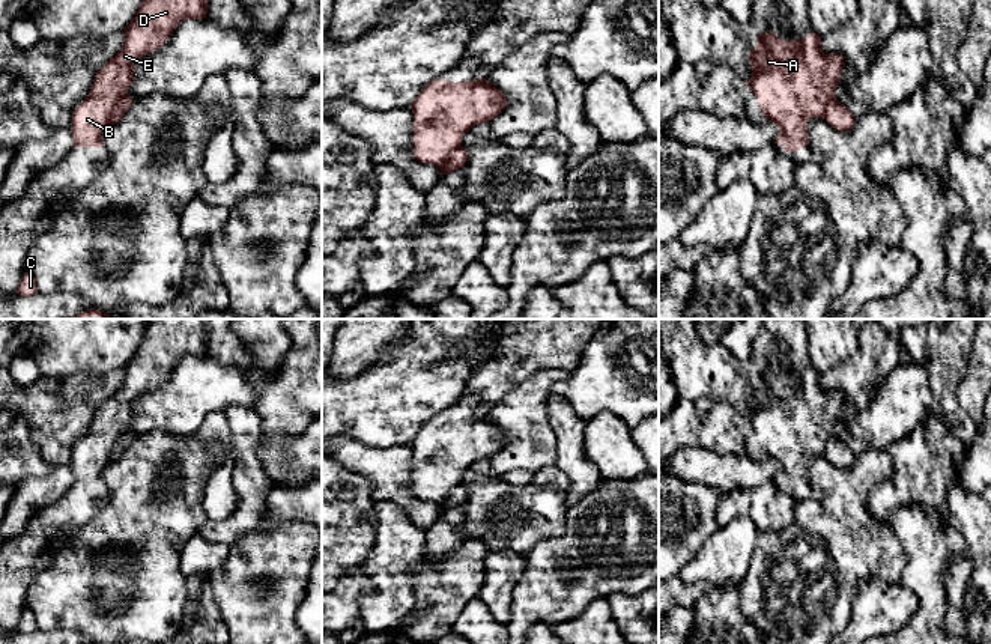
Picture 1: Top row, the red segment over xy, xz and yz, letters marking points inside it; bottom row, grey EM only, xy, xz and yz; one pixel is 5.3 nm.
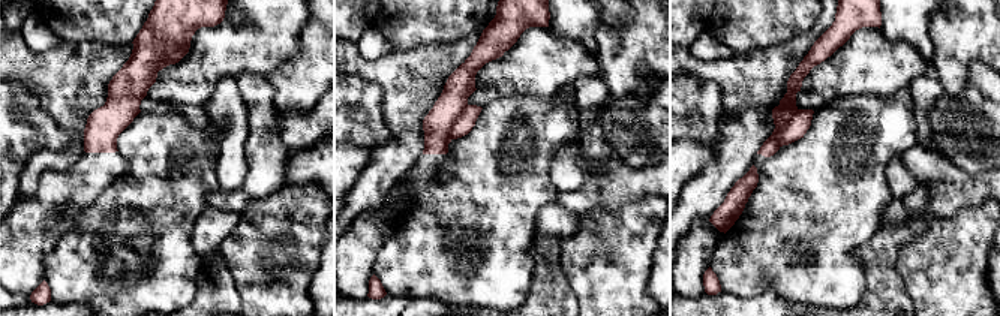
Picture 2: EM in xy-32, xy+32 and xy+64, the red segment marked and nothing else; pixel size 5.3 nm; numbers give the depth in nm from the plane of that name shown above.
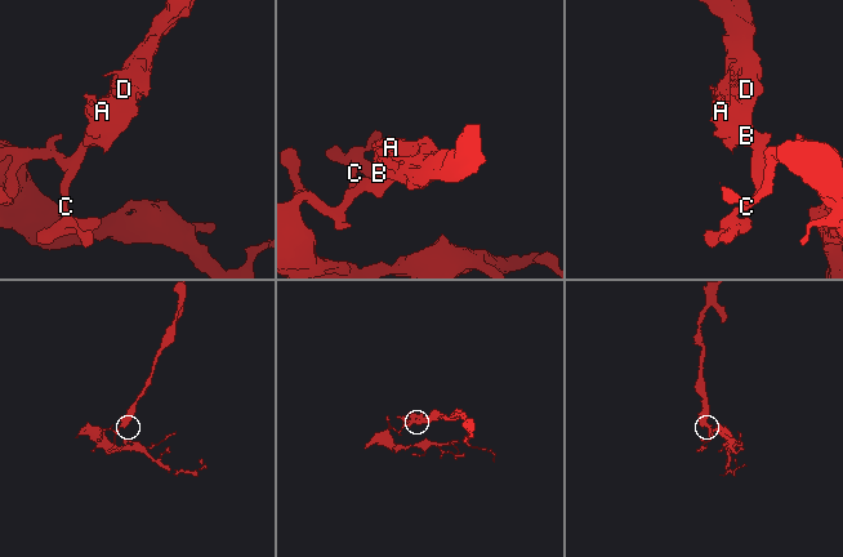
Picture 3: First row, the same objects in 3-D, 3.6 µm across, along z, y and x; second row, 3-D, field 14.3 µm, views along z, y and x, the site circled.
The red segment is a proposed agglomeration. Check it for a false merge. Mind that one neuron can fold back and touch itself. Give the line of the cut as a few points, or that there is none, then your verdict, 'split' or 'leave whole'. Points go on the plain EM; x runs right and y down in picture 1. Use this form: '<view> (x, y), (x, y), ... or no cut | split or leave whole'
xy (127, 431), (116, 443), (109, 461) | split

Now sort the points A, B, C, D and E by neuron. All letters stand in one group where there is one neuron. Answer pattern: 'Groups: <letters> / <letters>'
Groups: A B D E / C

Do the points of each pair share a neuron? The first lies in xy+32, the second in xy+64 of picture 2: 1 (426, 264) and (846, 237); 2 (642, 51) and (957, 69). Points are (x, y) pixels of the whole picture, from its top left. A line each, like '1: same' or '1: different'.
1: same
2: same

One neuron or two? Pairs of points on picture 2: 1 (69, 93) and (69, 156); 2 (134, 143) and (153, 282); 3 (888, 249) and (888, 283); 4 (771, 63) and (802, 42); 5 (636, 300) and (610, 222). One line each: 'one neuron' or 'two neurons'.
1: one neuron
2: one neuron
3: one neuron
4: one neuron
5: one neuron

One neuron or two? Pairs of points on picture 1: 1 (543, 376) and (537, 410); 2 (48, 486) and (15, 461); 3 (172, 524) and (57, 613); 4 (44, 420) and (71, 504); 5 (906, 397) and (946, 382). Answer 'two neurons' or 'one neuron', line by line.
1: one neuron
2: two neurons
3: one neuron
4: two neurons
5: two neurons

